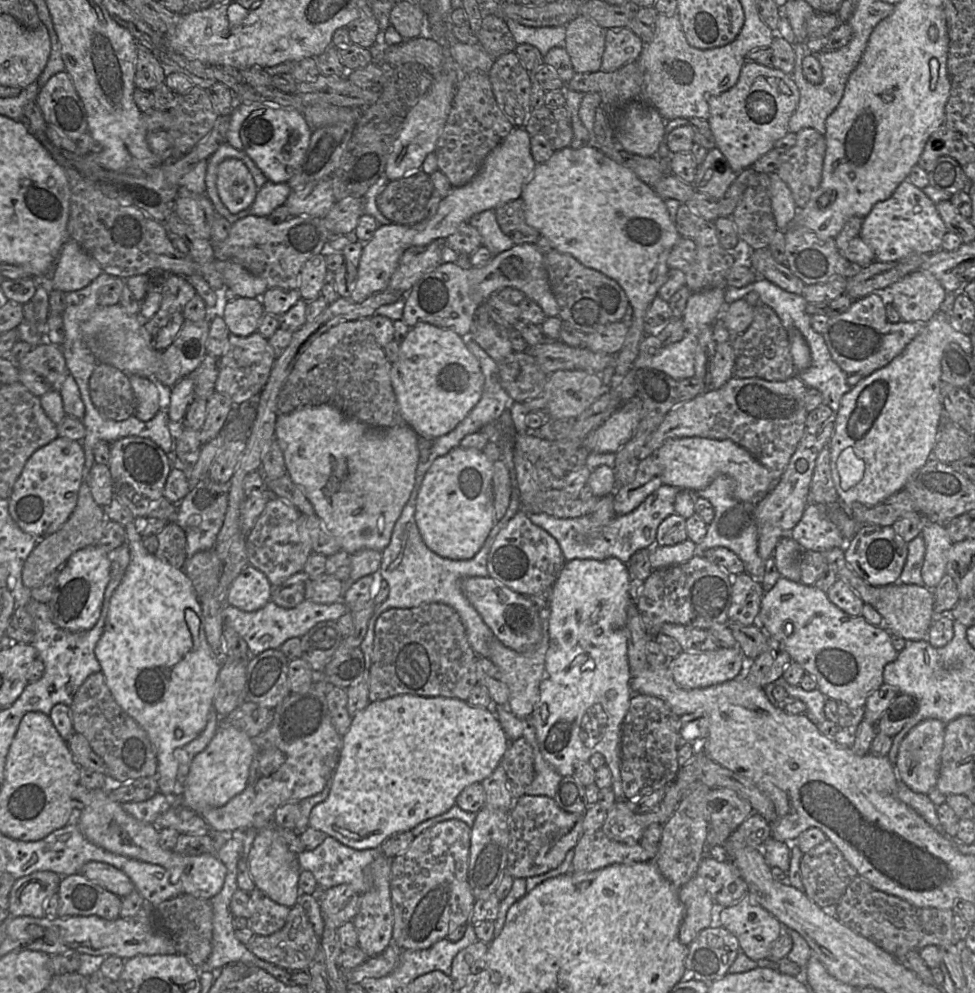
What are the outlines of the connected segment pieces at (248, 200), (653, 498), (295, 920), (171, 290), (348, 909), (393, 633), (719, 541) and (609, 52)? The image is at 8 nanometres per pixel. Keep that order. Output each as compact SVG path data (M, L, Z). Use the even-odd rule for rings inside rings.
M234 158L224 160L217 171L219 197L231 214L250 209L258 189L245 164Z
M662 485L649 495L634 511L616 518L607 525L599 538L587 539L586 527L590 523L589 516L579 518L556 518L548 514L528 514L529 520L547 531L560 545L566 561L575 559L605 560L618 558L628 564L632 555L656 544L657 530L660 524L675 513L675 499L681 489L674 486Z
M297 903L290 908L287 921L282 929L268 936L254 934L246 946L256 957L280 968L290 972L307 971L320 948L320 939L315 934L304 908Z
M167 274L161 287L161 295L160 309L153 318L144 321L145 329L153 340L159 330L167 324L171 315L183 312L186 304L196 296L196 290L185 277Z
M340 884L323 891L319 905L325 924L338 929L357 915L360 895L351 885Z
M429 603L410 609L389 609L379 616L375 624L369 701L385 700L403 694L467 701L471 690L478 683L477 657L468 643L459 615L451 607Z
M718 475L703 490L695 494L696 497L707 499L713 506L715 516L708 525L708 530L703 540L698 544L698 553L715 547L728 548L734 552L743 562L746 573L762 584L764 592L773 588L777 580L781 577L774 554L766 562L758 553L758 526L755 520L755 502L744 502L734 496L734 480L726 475Z
M629 27L606 29L601 70L612 72L638 60L643 48L644 42Z

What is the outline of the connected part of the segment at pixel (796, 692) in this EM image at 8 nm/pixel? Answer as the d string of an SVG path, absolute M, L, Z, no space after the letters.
M781 676L774 682L771 682L764 687L769 701L771 701L773 704L777 704L777 701L775 701L773 698L772 691L774 687L778 685L786 689L788 696L797 698L806 704L806 715L813 723L818 725L827 719L824 713L825 701L827 698L818 688L807 691L804 690L800 685L793 686L788 684Z

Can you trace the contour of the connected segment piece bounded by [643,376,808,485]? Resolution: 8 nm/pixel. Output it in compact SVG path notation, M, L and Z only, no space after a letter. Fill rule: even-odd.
M798 376L780 382L732 377L720 389L706 389L695 398L671 409L649 436L643 455L653 455L670 438L696 436L731 440L762 464L776 485L805 434L808 412L804 396L807 389Z

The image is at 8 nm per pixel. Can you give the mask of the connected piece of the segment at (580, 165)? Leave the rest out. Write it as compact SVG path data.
M588 145L578 149L565 147L554 151L550 159L536 164L532 176L523 187L525 219L529 226L539 231L552 245L552 249L573 256L588 268L597 270L615 280L625 291L633 315L624 345L615 356L615 373L611 378L613 386L623 379L638 357L639 345L646 336L644 317L658 290L665 283L669 267L668 256L681 237L668 209L654 189L644 183L630 169L623 167L606 156L601 150Z

